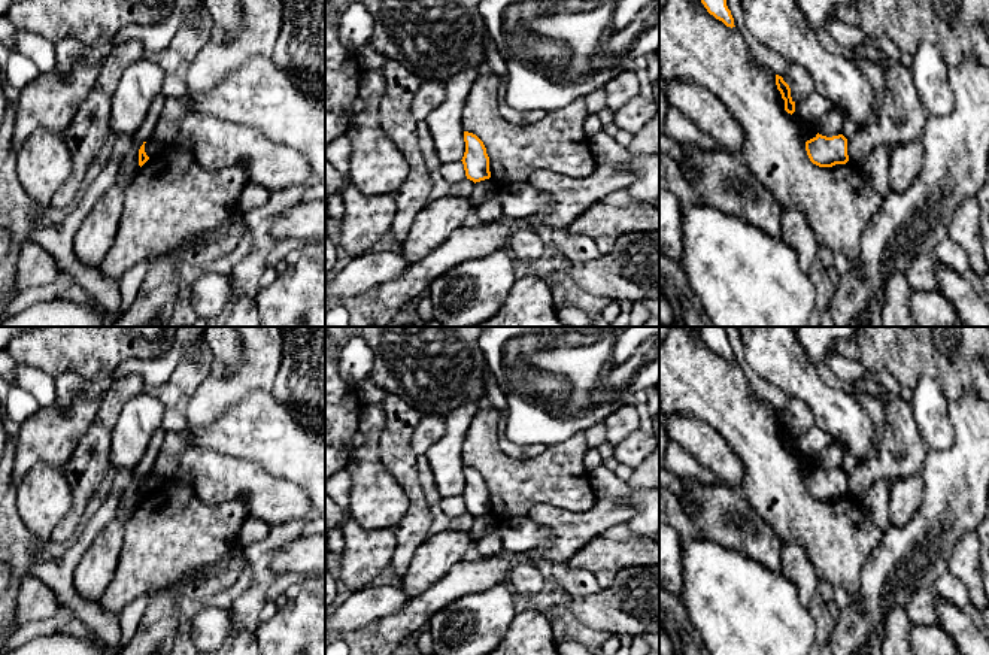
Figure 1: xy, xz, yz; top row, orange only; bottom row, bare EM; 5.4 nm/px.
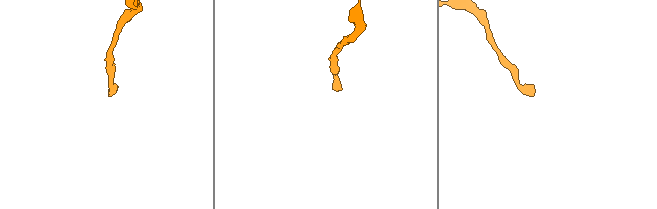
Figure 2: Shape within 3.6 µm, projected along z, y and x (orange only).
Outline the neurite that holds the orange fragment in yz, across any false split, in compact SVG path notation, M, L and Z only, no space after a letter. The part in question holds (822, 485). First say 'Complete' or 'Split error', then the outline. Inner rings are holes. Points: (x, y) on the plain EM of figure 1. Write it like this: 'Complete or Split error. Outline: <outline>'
Complete. Outline: M817 467L806 476L806 485L810 495L819 501L832 501L849 495L847 473L843 468L826 471Z

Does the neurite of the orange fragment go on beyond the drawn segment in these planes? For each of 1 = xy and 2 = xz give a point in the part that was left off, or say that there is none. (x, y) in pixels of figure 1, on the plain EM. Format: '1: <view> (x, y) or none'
1: none
2: none

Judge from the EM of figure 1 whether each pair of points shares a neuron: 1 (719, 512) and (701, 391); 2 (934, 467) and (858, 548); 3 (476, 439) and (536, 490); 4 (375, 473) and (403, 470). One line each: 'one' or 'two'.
1: two
2: two
3: one
4: two

